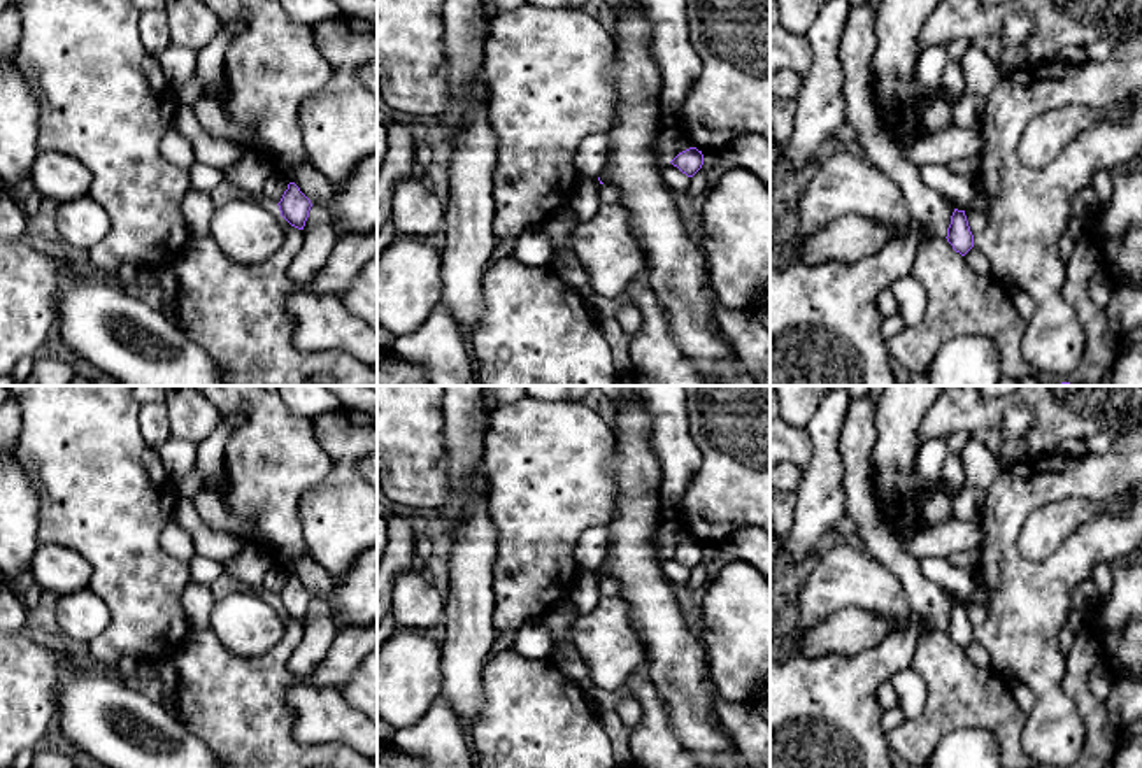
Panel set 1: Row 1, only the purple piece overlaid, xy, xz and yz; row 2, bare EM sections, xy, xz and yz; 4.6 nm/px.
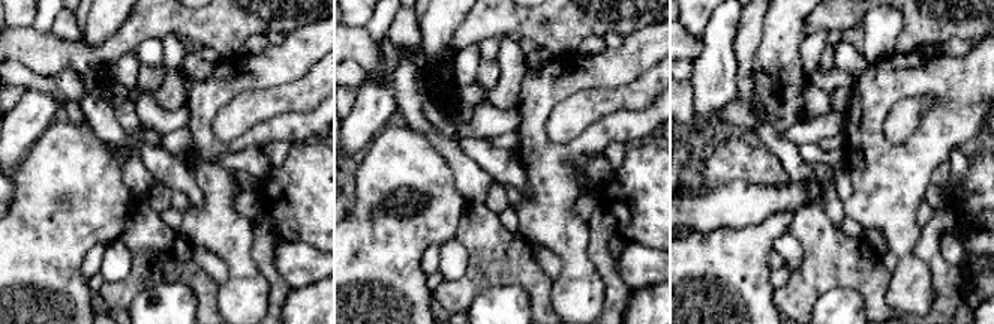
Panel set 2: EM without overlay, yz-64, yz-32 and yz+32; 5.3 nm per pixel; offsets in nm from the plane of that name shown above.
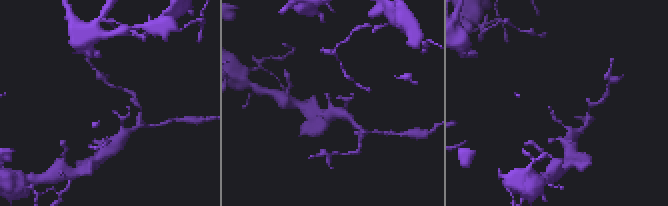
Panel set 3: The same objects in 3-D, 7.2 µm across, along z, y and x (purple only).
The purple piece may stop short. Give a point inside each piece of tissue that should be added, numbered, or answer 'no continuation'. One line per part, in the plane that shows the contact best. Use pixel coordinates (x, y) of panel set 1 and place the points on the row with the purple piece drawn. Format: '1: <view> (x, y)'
no continuation

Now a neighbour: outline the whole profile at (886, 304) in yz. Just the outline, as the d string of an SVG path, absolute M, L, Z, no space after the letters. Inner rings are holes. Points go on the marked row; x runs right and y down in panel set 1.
M891 288L884 289L879 295L877 309L879 309L879 314L882 317L889 317L889 316L896 316L898 314L898 302L896 302L896 296L893 295Z

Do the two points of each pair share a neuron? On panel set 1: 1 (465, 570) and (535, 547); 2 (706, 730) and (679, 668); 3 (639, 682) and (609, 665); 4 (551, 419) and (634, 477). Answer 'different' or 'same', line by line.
1: different
2: same
3: different
4: different

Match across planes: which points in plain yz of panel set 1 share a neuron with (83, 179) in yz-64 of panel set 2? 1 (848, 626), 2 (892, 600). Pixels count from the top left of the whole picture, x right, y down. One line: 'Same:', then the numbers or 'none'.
Same: 2

